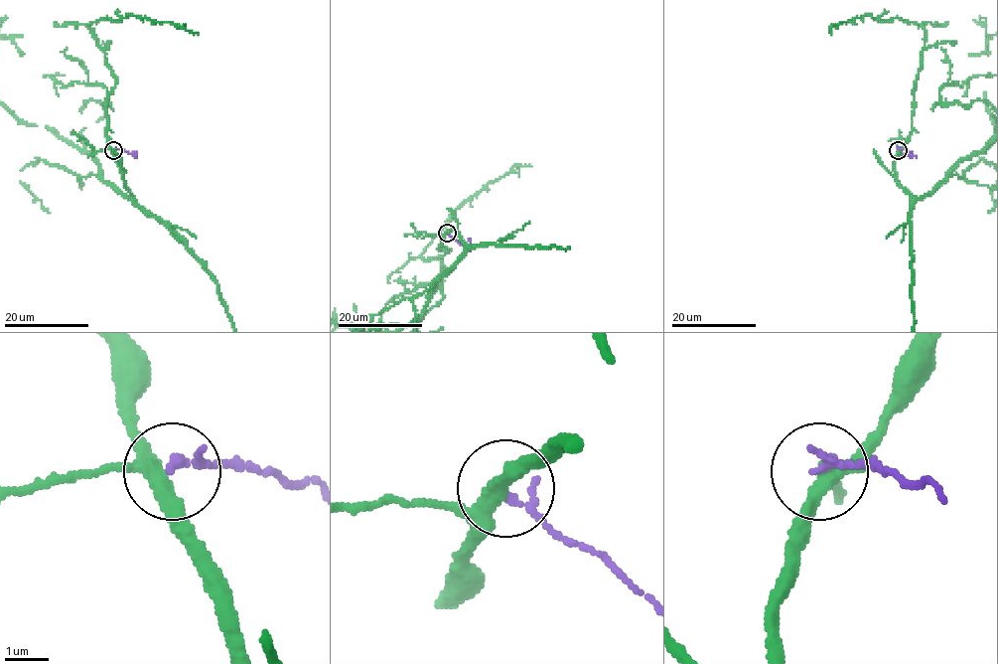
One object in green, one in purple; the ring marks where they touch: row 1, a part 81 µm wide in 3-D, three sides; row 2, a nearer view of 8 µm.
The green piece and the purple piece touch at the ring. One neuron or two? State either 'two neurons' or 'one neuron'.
two neurons

